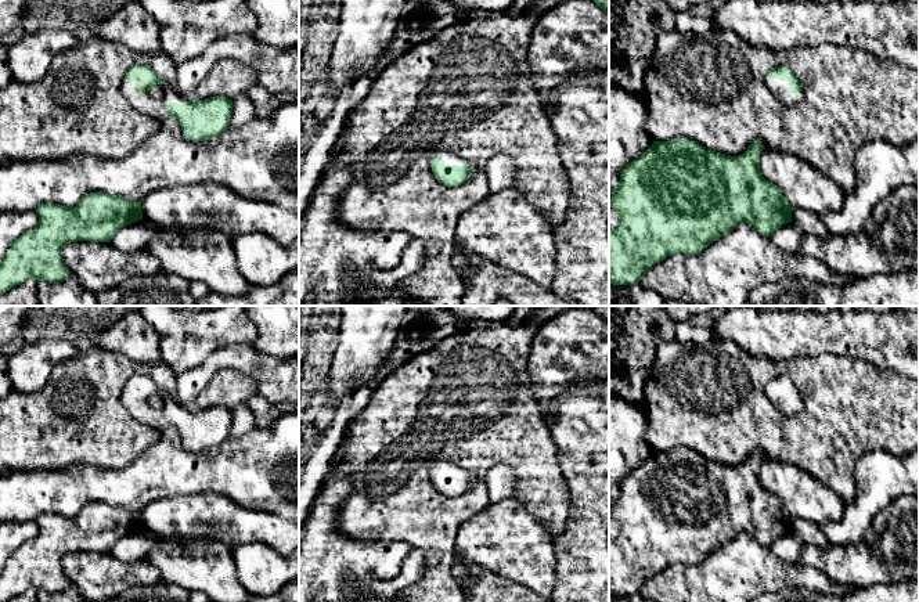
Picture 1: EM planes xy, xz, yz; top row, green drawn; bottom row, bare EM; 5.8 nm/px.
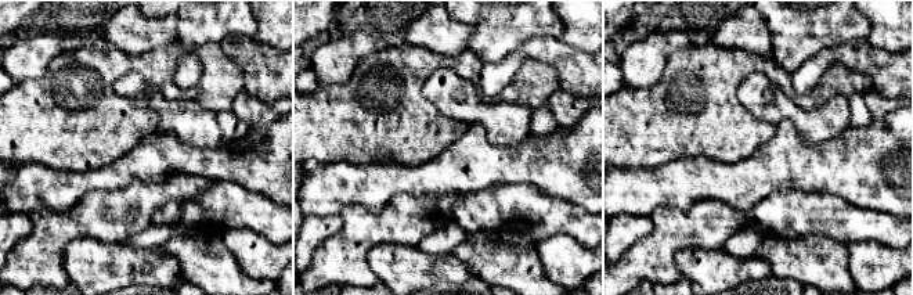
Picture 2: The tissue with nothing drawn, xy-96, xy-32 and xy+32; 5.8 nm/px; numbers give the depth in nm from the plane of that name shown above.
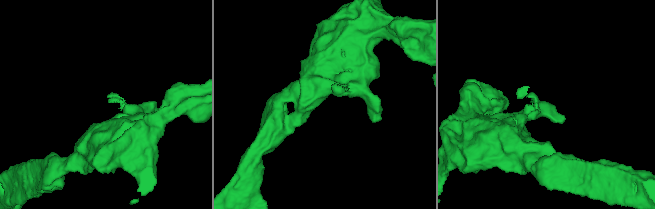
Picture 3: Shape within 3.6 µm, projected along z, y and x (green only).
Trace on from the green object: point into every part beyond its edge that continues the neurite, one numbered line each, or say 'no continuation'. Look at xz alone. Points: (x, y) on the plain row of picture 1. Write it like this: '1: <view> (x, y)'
1: xz (449, 468)

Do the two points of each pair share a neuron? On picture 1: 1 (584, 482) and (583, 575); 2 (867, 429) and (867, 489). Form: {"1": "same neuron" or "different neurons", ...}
{"1": "same neuron", "2": "different neurons"}

